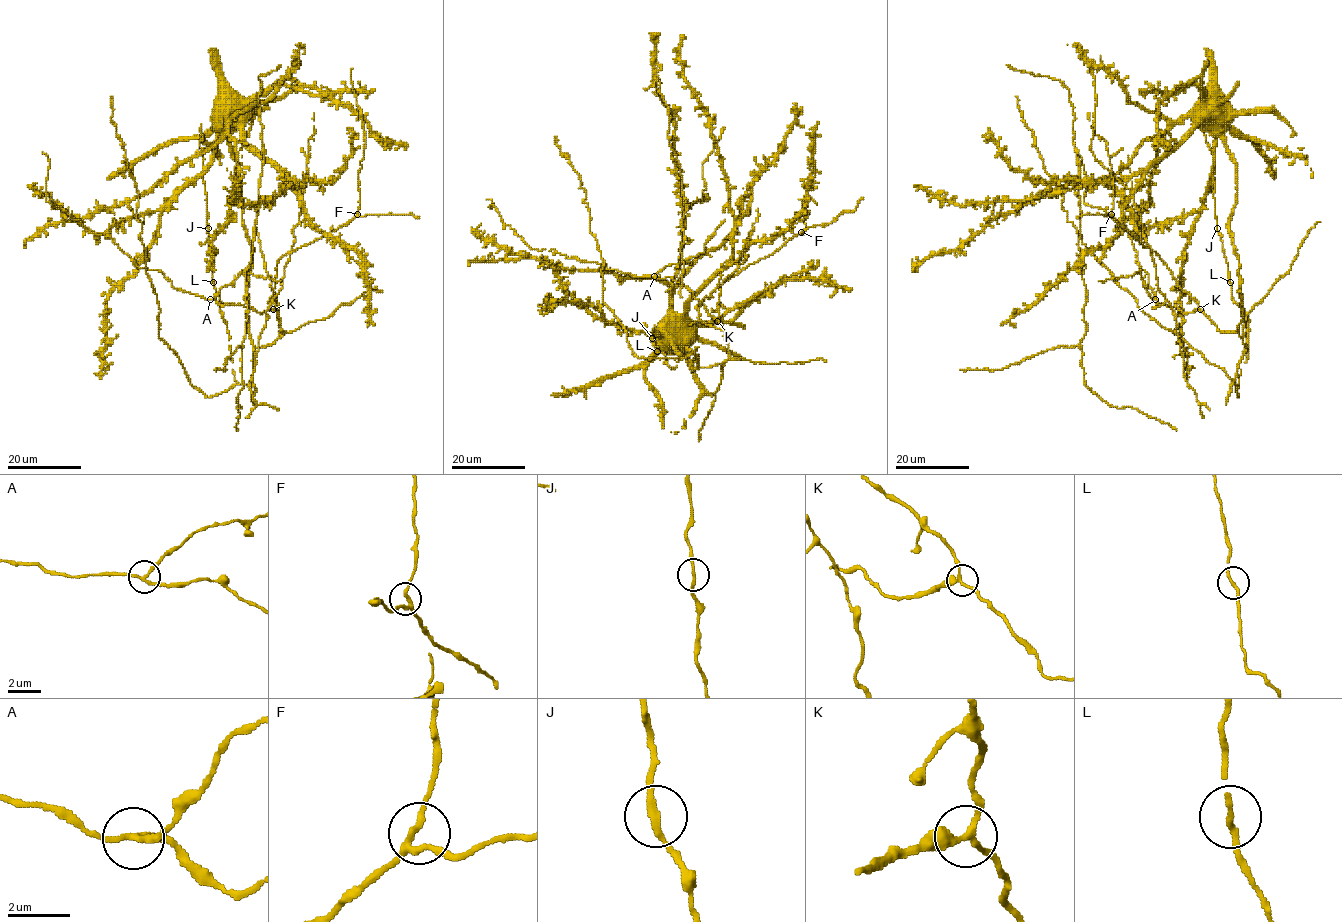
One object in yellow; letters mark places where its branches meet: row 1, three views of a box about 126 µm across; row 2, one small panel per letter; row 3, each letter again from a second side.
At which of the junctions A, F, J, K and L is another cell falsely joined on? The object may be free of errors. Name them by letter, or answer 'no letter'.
A

